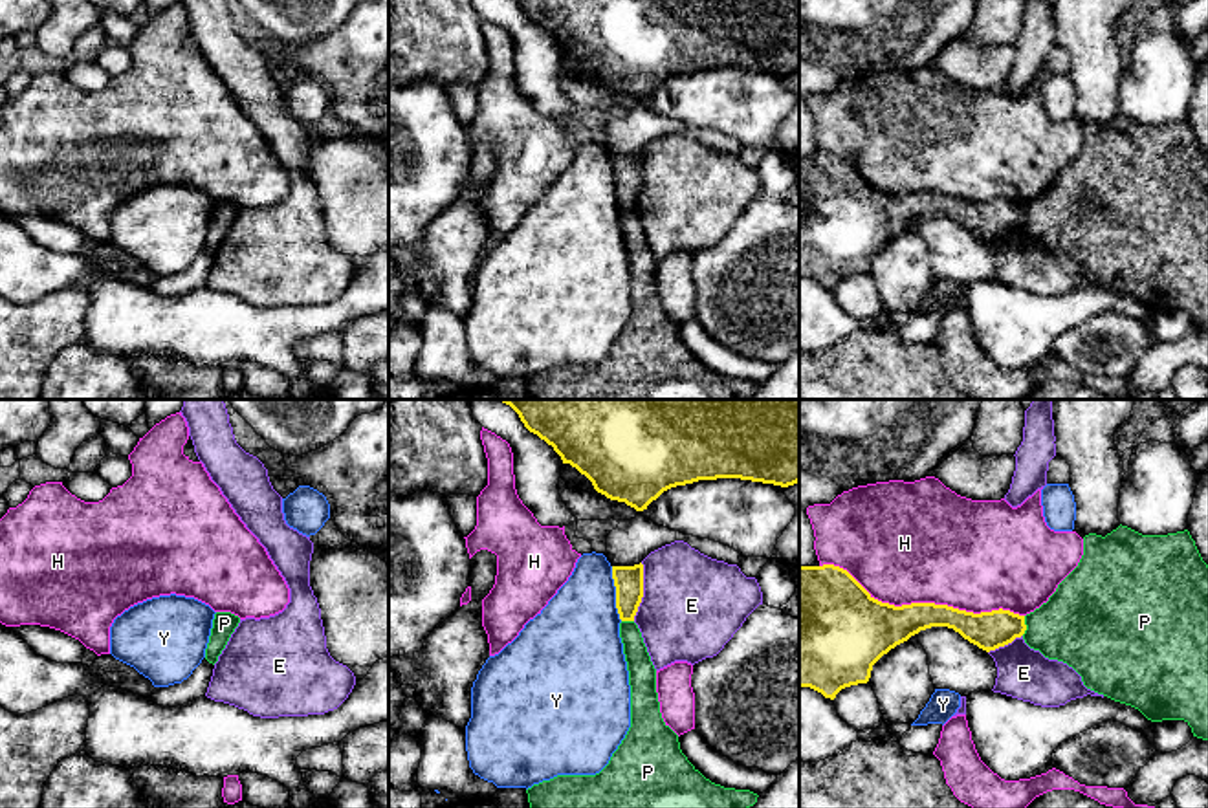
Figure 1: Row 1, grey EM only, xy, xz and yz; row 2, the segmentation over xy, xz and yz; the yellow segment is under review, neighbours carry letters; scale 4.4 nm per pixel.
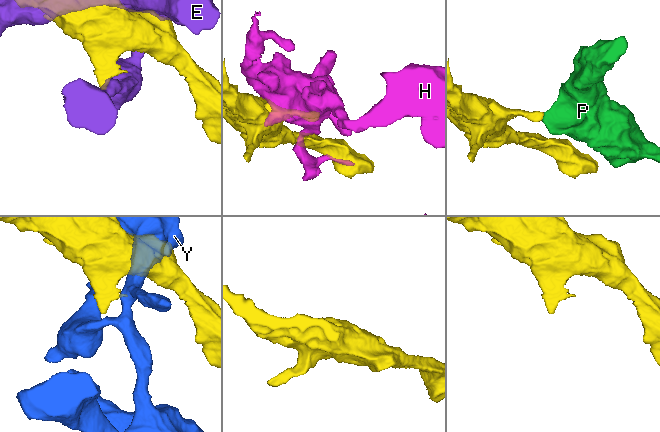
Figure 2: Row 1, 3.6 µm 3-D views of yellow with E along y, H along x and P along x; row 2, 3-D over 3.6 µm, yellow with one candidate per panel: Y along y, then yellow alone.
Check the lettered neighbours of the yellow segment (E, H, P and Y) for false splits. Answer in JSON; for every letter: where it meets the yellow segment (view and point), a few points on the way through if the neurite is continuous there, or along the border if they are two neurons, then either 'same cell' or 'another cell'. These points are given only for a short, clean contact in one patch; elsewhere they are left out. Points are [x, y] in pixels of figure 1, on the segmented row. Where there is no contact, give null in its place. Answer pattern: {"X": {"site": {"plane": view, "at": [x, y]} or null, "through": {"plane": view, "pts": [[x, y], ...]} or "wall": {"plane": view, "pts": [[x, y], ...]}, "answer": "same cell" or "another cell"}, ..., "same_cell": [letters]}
{"E": {"site": {"plane": "xz", "at": [642, 592]}, "answer": "another cell"}, "H": {"site": {"plane": "yz", "at": [922, 603]}, "answer": "another cell"}, "P": {"site": {"plane": "yz", "at": [1025, 625]}, "wall": {"plane": "yz", "pts": [[1025, 616], [1025, 631], [1021, 634]]}, "answer": "another cell"}, "Y": {"site": {"plane": "xz", "at": [616, 594]}, "answer": "another cell"}, "same_cell": []}

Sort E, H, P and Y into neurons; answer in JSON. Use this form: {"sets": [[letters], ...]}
{"sets": [["E"], ["H"], ["P"], ["Y"]]}

